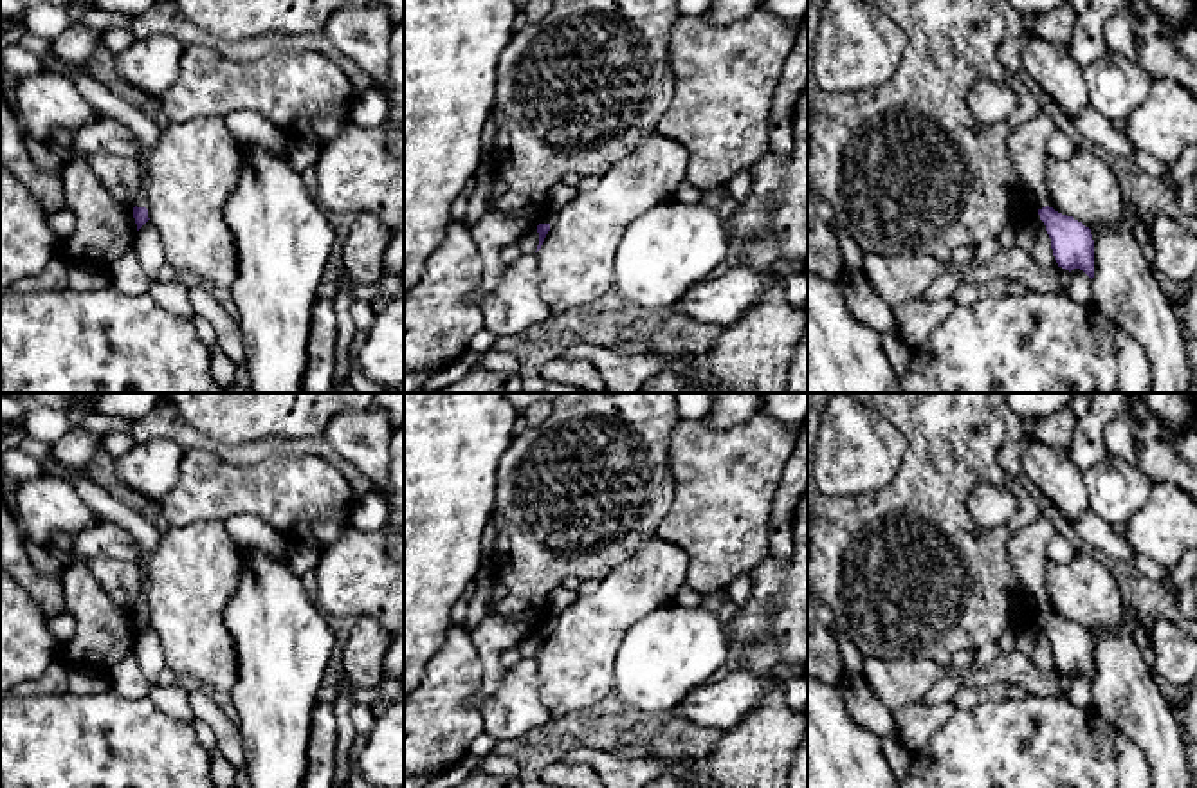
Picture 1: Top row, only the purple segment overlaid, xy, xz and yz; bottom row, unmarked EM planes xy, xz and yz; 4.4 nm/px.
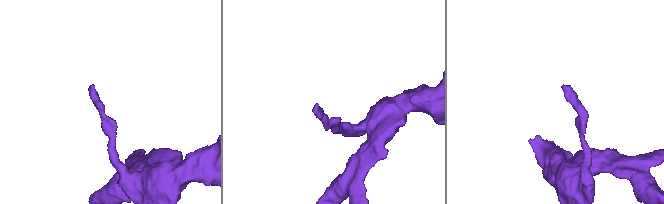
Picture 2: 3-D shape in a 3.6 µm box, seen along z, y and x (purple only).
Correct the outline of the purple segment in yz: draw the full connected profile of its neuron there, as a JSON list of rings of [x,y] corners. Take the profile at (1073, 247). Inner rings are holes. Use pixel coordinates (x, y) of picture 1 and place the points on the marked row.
[[[1049,206],[1038,209],[1038,215],[1051,238],[1051,249],[1058,267],[1069,272],[1080,269],[1092,279],[1094,240],[1091,229]]]

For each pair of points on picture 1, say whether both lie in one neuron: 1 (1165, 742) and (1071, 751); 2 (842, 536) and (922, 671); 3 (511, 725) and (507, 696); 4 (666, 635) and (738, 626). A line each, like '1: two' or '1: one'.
1: two
2: two
3: one
4: two

